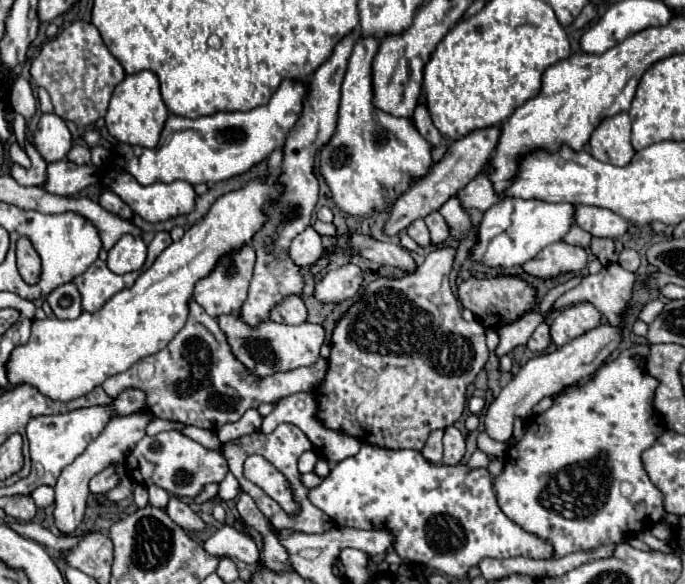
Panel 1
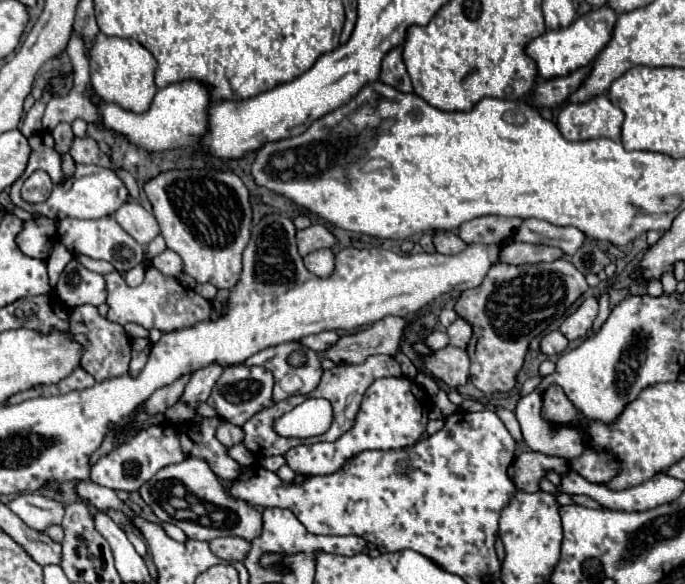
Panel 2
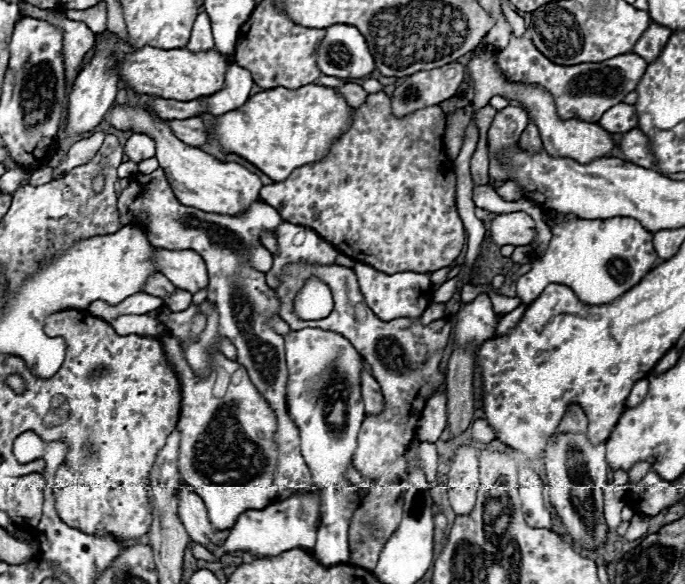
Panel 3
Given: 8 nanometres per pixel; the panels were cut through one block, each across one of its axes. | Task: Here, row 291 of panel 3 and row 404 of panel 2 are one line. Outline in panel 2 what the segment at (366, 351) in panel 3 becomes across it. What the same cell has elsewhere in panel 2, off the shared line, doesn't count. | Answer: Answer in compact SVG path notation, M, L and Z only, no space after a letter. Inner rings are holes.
M370 356L364 364L350 364L350 366L334 366L332 370L324 370L322 374L322 380L318 384L318 388L308 394L312 398L326 398L332 408L334 408L334 422L330 426L330 430L322 436L322 442L334 442L338 440L344 432L348 432L354 424L354 418L356 418L356 412L360 408L360 402L362 402L362 396L366 392L366 388L378 380L378 378L384 378L384 376L402 376L400 372L400 364L392 358L392 356ZM292 396L292 398L288 398L288 400L282 400L282 402L276 402L274 406L270 406L270 408L266 408L266 410L262 410L262 412L258 412L258 414L254 414L244 426L242 426L242 430L244 430L244 446L256 456L256 458L264 458L264 456L276 456L276 454L286 454L290 448L294 448L296 444L300 444L300 442L296 442L296 440L292 440L292 438L282 438L282 436L278 436L278 434L274 434L274 430L272 430L272 422L276 420L276 418L280 418L282 414L286 414L286 412L290 412L294 406L298 406L298 404L302 404L304 400L306 400L308 396Z

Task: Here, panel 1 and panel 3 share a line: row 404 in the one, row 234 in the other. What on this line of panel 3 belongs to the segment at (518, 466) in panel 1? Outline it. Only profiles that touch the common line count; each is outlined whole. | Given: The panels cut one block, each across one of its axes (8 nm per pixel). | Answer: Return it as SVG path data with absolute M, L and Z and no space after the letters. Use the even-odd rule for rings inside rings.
M564 220L552 226L548 248L542 256L532 258L530 272L518 280L518 298L530 304L548 284L564 284L586 304L610 304L636 286L652 270L656 260L658 254L652 246L652 234L638 220Z

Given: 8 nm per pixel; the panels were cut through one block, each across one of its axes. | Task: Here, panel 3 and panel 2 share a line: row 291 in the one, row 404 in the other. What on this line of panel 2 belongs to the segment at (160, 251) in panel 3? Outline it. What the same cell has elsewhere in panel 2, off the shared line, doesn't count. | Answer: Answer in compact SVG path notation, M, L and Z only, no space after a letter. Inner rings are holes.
M206 366L206 368L198 370L198 374L192 374L190 382L184 388L184 394L180 396L180 402L186 402L192 410L196 410L200 402L208 400L210 390L212 390L214 382L220 378L222 370L224 370L222 366Z

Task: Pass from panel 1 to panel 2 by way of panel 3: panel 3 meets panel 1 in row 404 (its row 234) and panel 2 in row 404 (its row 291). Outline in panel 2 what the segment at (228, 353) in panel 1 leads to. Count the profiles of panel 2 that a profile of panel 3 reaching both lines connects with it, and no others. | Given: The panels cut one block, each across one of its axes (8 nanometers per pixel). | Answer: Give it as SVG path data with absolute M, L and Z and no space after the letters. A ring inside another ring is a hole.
M238 364L238 366L228 366L222 376L218 378L216 386L212 388L212 394L208 398L208 404L218 412L218 416L234 426L242 426L248 418L252 418L254 414L262 412L264 408L268 408L272 402L272 384L274 378L270 374L270 370L254 366L254 370L246 364Z

